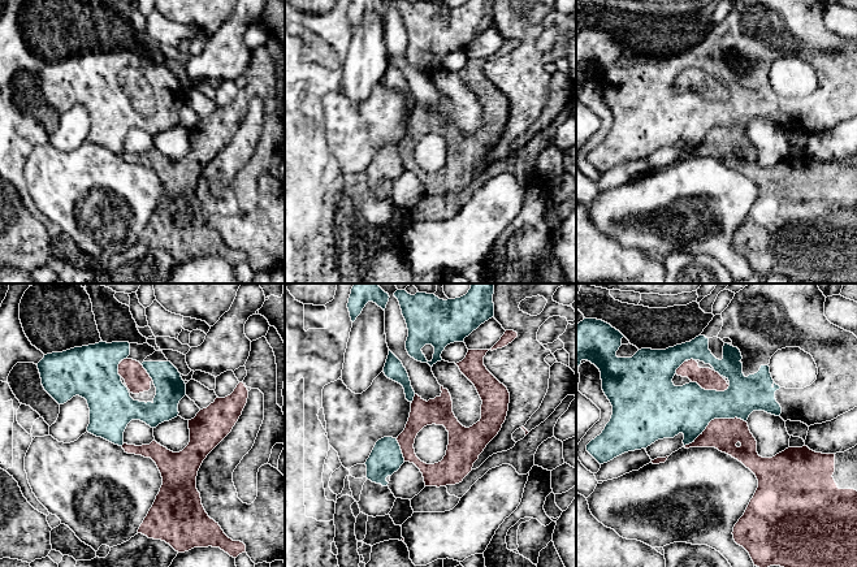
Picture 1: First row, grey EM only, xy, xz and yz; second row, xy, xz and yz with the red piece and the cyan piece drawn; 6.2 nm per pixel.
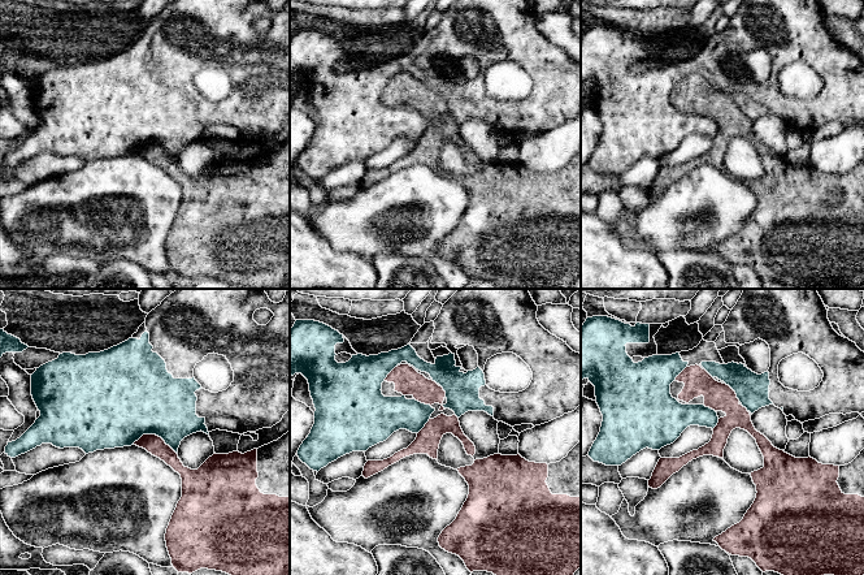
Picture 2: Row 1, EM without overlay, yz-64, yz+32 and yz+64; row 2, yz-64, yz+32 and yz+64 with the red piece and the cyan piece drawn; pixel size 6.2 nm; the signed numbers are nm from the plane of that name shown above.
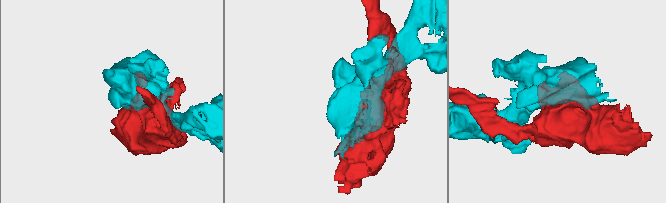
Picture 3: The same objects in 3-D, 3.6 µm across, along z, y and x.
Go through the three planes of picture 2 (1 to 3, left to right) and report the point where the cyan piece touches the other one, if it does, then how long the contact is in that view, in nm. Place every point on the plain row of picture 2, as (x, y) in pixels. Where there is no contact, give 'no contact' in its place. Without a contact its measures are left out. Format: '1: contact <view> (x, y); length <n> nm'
1: contact yz-64 (155, 143); length 280 nm
2: contact yz+32 (422, 111); length 120 nm
3: contact yz+64 (734, 100); length 150 nm

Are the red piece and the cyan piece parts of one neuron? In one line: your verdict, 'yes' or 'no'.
no

